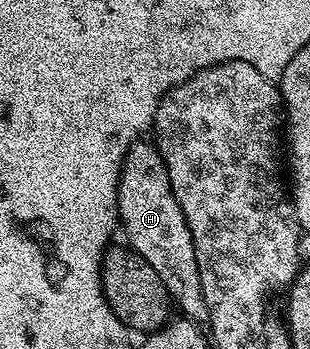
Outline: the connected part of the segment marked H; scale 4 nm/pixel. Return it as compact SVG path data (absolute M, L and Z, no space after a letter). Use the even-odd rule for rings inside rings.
M139 142L133 144L122 163L122 173L118 179L118 218L121 231L126 231L125 243L133 251L160 274L164 286L168 290L171 301L187 320L193 320L199 326L210 323L208 302L204 302L204 289L200 287L200 270L196 266L196 250L192 242L192 230L188 230L188 222L184 218L184 210L180 210L180 202L176 202L176 194L172 194L172 182L168 178L168 170L153 143Z

